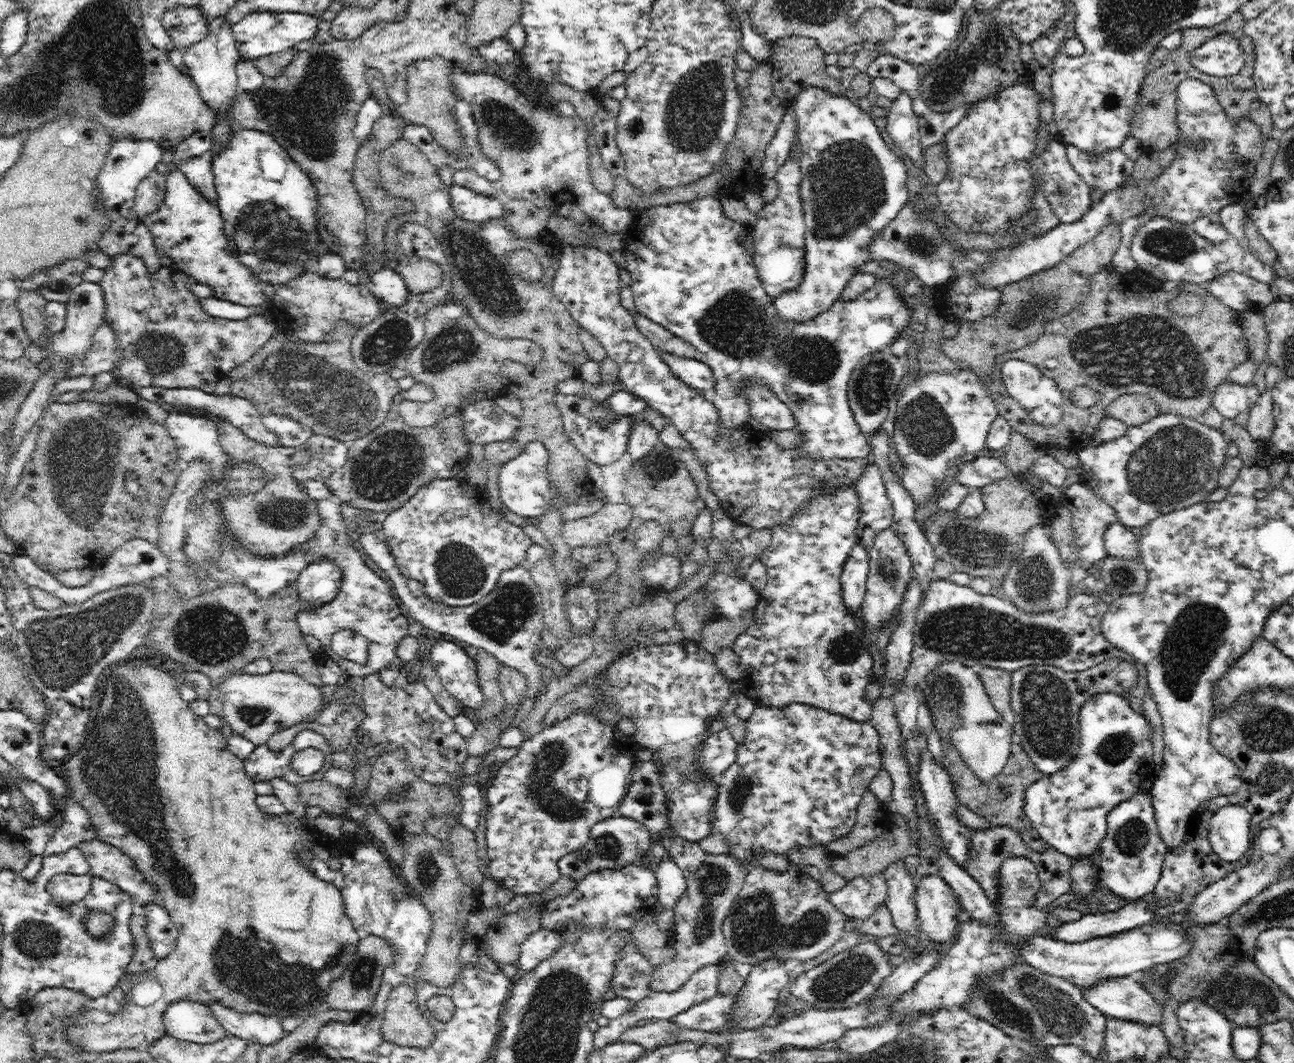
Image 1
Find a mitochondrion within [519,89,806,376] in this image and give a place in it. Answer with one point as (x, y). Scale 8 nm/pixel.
(745, 179)

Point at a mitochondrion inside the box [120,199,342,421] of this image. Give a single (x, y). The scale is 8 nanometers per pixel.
(165, 354)

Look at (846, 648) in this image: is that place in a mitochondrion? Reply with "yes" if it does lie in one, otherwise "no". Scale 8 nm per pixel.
yes

